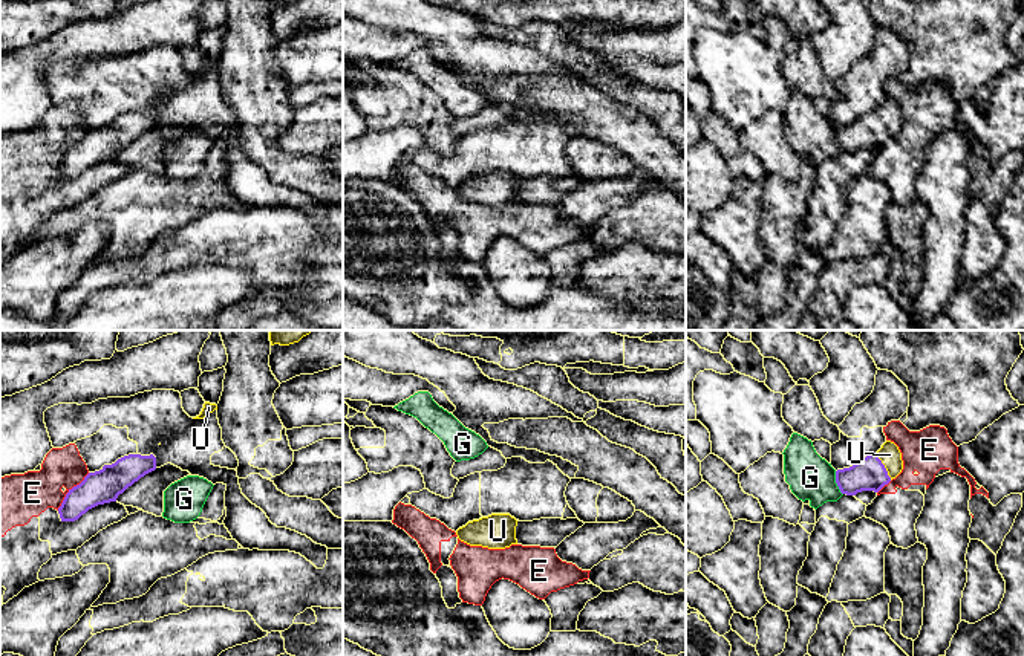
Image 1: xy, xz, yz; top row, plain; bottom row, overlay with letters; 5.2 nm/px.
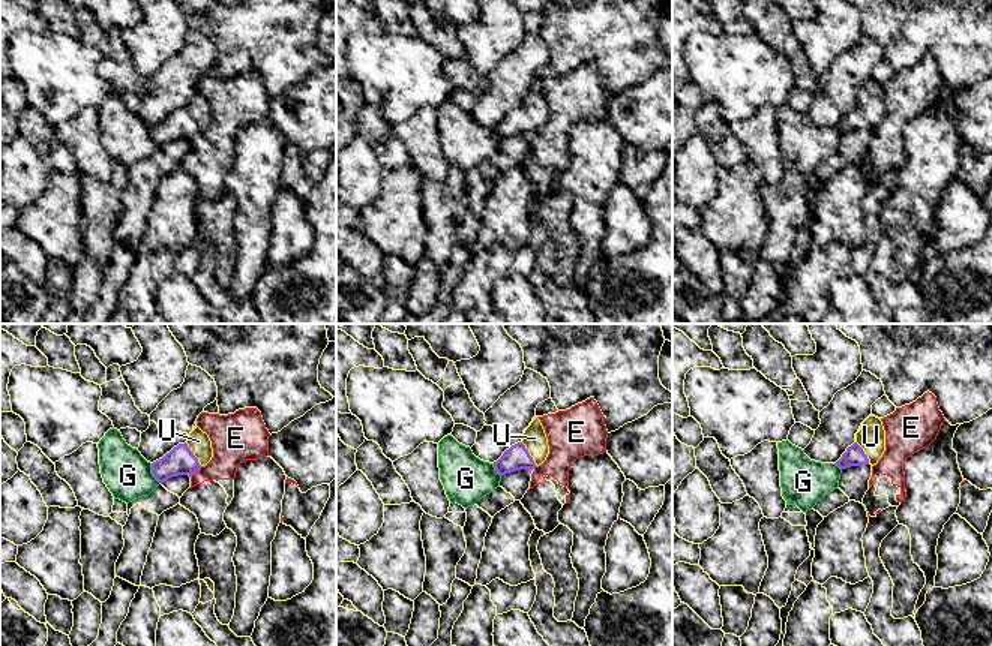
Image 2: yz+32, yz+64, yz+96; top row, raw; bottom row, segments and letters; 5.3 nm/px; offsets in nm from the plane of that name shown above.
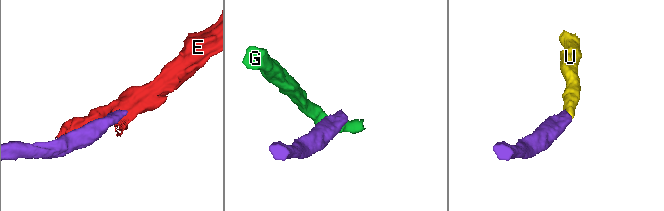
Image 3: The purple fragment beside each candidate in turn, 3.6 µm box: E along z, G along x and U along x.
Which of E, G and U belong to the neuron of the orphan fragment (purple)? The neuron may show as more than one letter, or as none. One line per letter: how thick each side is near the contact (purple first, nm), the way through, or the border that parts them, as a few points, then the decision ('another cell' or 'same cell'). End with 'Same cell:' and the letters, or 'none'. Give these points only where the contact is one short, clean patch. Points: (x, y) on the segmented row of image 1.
E: 180 nm thick on the purple side, 240 nm on the other; another cell
G: 180 nm thick on the purple side, 240 nm on the other; border along yz (834, 471), (834, 480), (842, 494); another cell
U: 180 nm thick on the purple side, 120 nm on the other; runs through yz (868, 474), (883, 467), (890, 454); same cell
Same cell: U

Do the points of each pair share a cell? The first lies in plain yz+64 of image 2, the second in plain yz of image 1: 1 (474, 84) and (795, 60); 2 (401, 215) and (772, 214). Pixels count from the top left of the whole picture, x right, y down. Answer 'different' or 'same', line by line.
1: same
2: different

